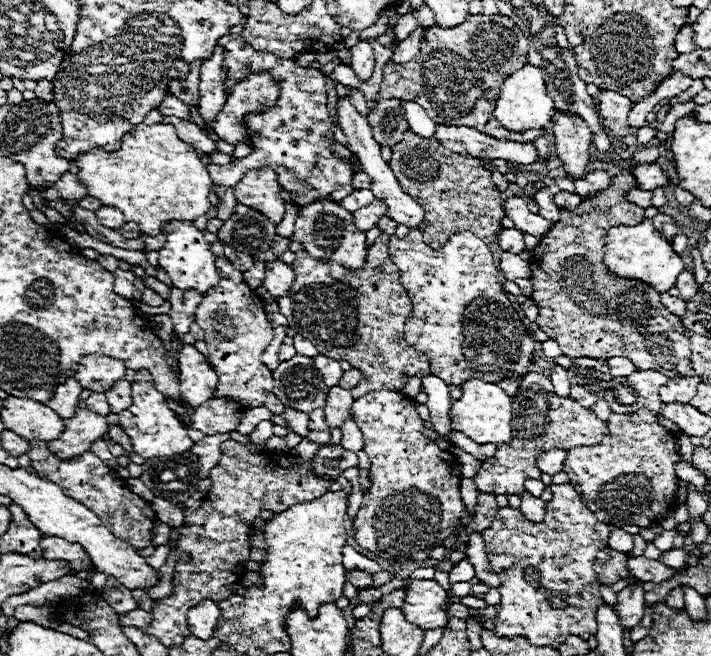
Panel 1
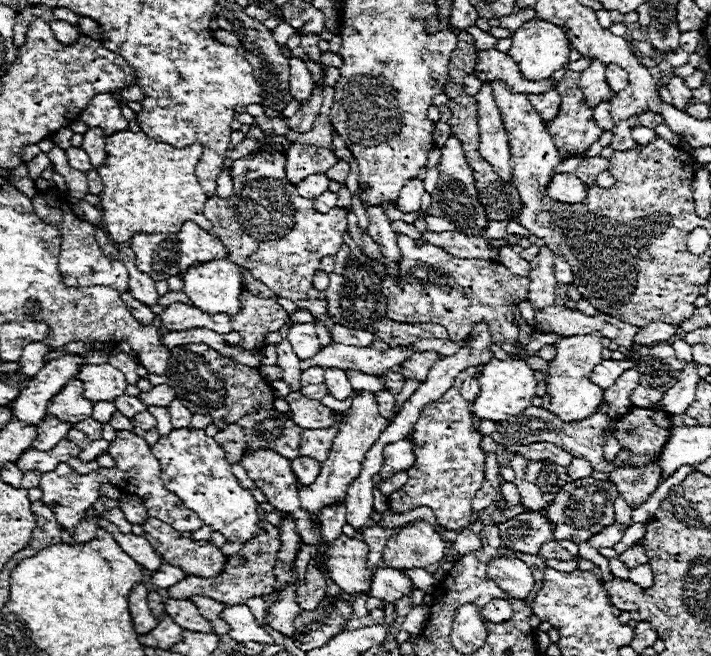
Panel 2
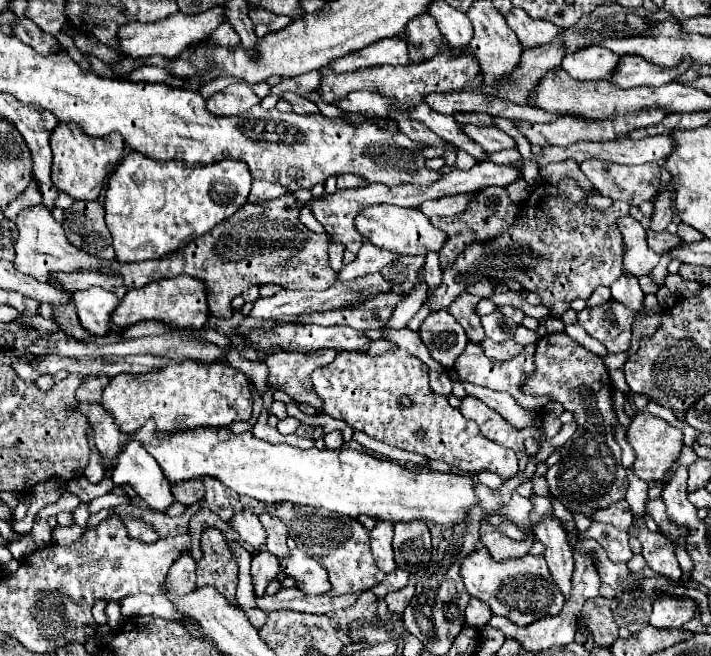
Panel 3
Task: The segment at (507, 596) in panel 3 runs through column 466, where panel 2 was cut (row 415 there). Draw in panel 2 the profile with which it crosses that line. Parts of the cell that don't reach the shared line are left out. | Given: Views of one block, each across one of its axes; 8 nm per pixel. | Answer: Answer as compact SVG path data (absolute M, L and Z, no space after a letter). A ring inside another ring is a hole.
M576 334L576 336L566 336L560 338L554 346L556 346L556 358L552 362L548 362L548 394L552 398L550 402L550 410L554 414L558 414L558 418L562 418L564 422L574 422L574 420L584 420L588 416L594 414L594 410L602 404L604 400L604 390L598 388L596 384L592 384L590 374L594 370L594 366L598 362L602 362L600 344L602 336L596 334Z

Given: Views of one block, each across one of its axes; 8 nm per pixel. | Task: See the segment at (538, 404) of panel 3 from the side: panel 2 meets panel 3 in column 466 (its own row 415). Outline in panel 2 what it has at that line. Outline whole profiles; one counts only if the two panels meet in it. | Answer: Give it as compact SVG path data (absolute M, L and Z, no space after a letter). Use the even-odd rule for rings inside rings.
M358 390L358 394L352 398L352 406L346 410L346 418L340 424L338 436L332 442L332 450L328 454L328 460L322 462L322 470L320 470L318 478L310 486L300 488L300 502L308 512L318 514L322 506L330 506L330 504L342 502L346 498L348 486L354 482L354 478L358 478L360 462L364 460L364 454L378 440L382 430L386 430L386 426L388 426L388 422L378 410L378 402L376 402L374 392Z

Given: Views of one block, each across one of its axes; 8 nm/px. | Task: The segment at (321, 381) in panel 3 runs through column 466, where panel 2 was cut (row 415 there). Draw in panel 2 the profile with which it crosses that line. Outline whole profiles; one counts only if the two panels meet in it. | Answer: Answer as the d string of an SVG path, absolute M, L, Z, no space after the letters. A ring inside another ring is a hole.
M468 366L458 374L454 386L438 400L428 404L414 424L414 442L416 462L408 470L408 482L400 490L396 490L388 506L392 512L406 512L418 506L428 506L438 518L438 524L446 530L462 530L472 522L472 498L482 488L484 482L484 460L486 452L480 448L482 434L474 428L470 402L460 396L460 386L466 378L476 374L476 366Z

